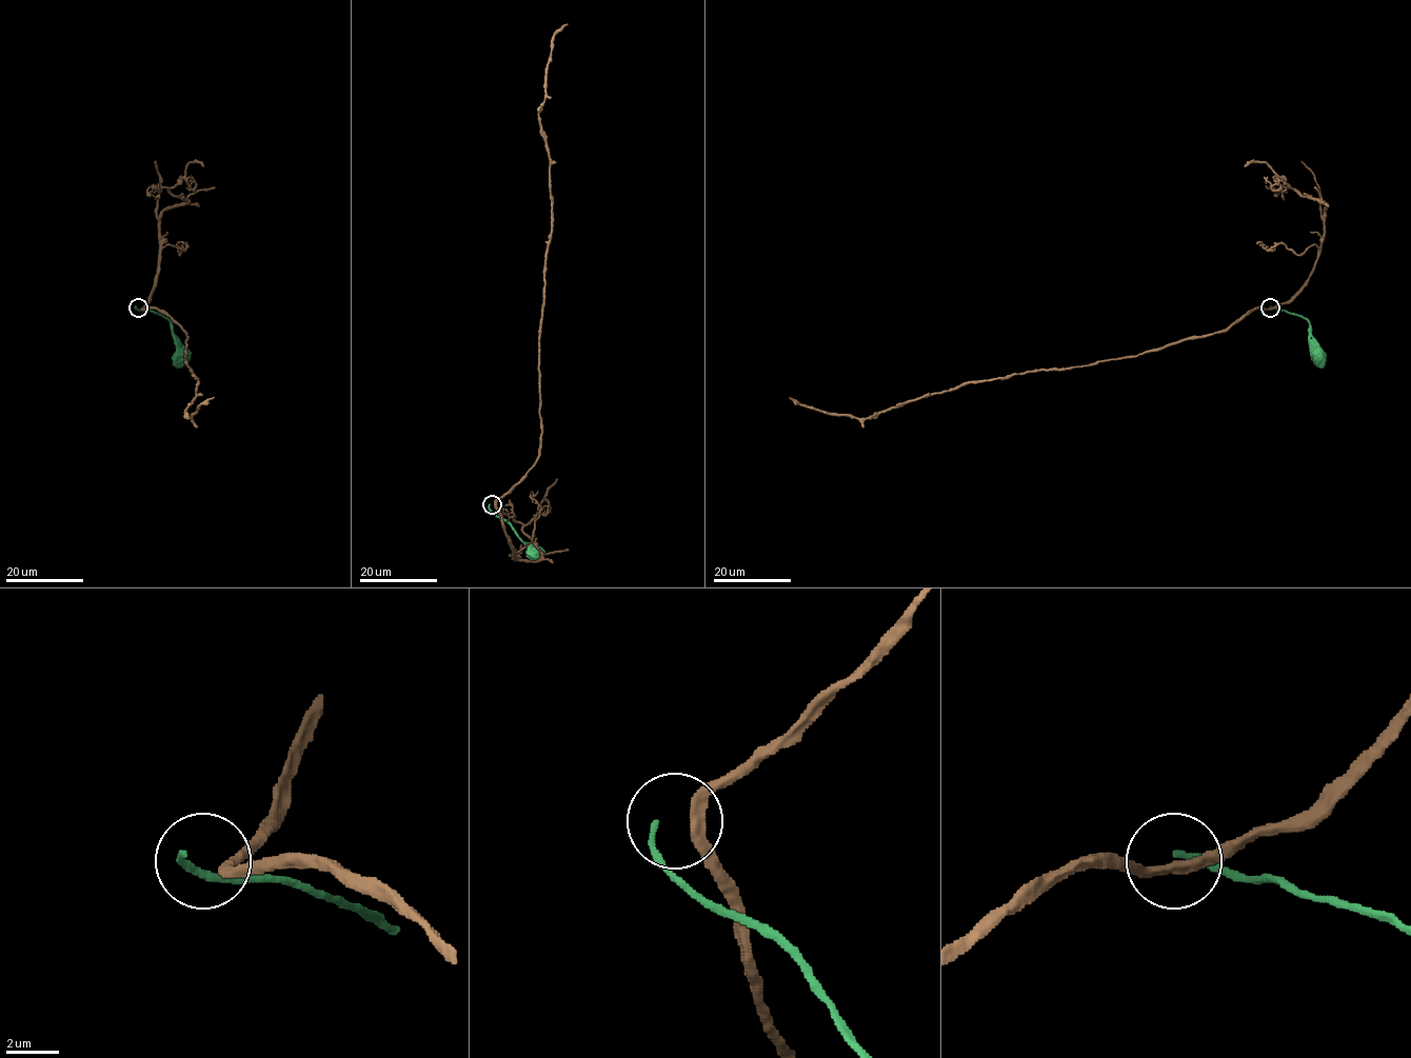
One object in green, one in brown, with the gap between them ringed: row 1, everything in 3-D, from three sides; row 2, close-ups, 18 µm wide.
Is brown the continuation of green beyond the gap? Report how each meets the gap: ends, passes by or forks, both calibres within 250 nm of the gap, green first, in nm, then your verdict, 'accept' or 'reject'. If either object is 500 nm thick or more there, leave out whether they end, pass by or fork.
green ends there; brown passes by; 240 nm thick on the green side, 400 nm on the other; reject

